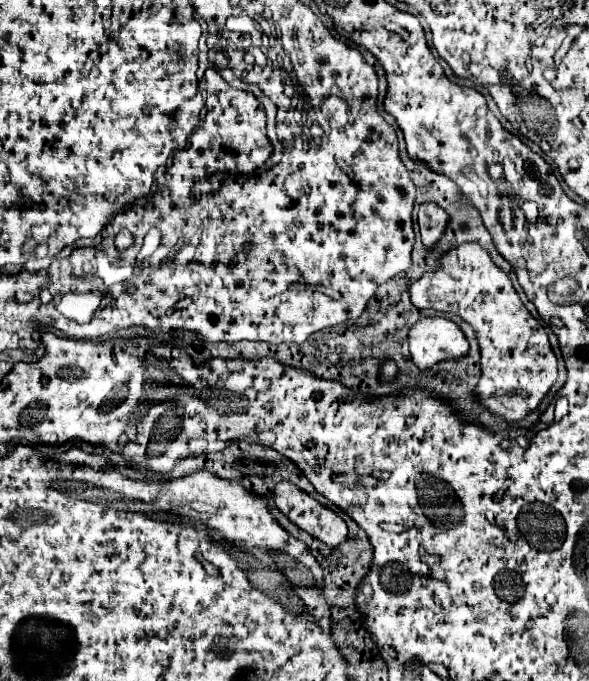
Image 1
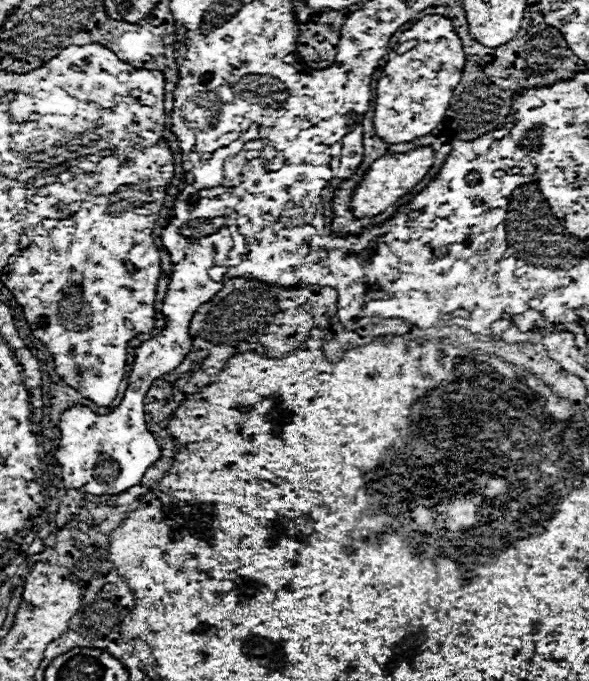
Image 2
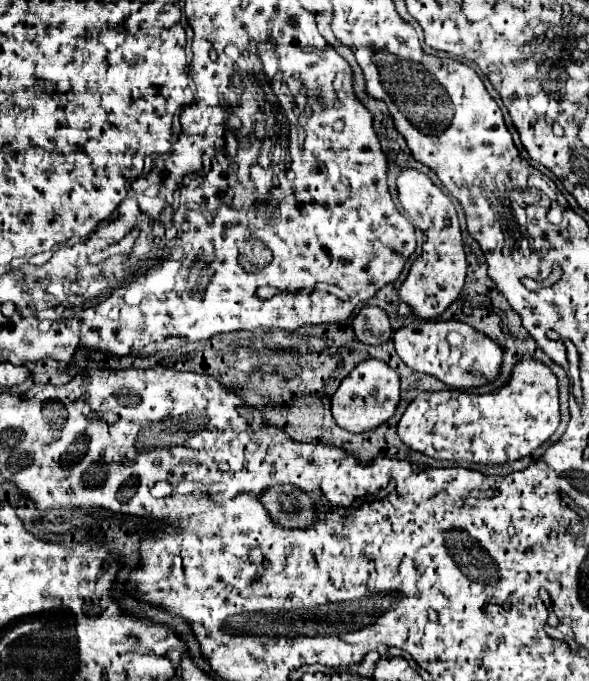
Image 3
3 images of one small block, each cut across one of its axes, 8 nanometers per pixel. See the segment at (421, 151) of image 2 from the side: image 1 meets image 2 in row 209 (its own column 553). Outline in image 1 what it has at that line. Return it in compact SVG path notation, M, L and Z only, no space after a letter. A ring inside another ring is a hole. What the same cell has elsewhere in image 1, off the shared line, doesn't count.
M462 244L450 250L442 258L442 268L438 272L428 272L420 280L410 284L410 298L412 298L412 304L420 310L432 308L436 312L452 312L462 316L468 324L474 326L478 344L480 344L480 354L482 354L482 360L480 360L482 376L474 390L474 396L480 400L480 404L484 404L486 410L492 410L492 414L502 418L504 422L524 420L528 414L532 414L540 406L544 396L556 384L558 366L556 366L556 356L548 342L548 334L544 332L542 324L526 310L518 292L512 288L512 282L508 280L508 276L494 266L488 252L480 248L478 244Z

